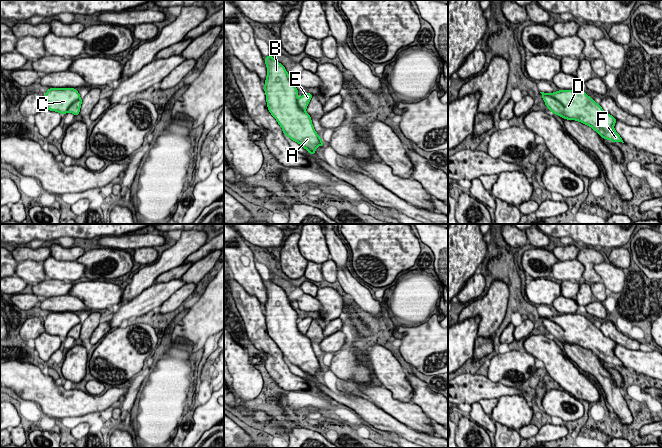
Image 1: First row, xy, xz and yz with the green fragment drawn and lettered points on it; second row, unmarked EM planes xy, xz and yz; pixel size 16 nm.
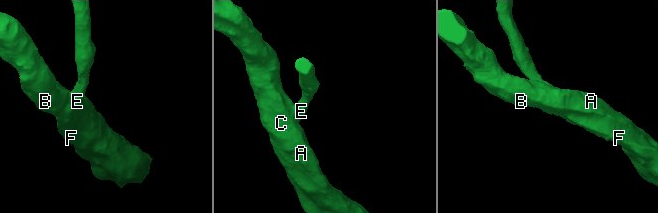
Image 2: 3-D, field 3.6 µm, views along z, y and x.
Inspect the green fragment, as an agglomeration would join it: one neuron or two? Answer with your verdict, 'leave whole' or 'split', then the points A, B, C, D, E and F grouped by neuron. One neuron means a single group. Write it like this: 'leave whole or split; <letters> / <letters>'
leave whole; A B C D E F

